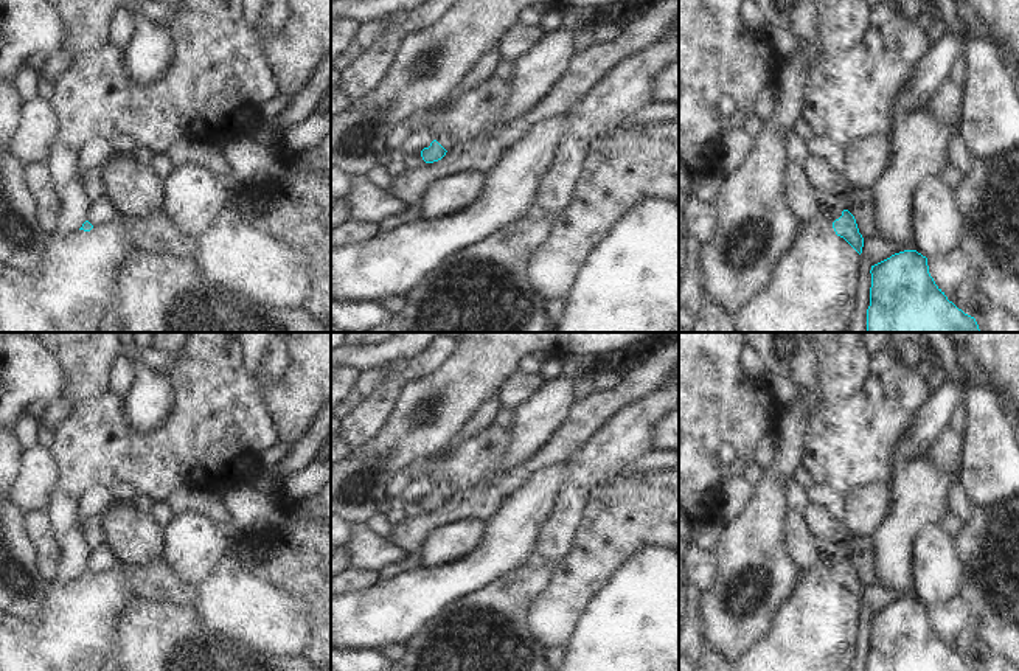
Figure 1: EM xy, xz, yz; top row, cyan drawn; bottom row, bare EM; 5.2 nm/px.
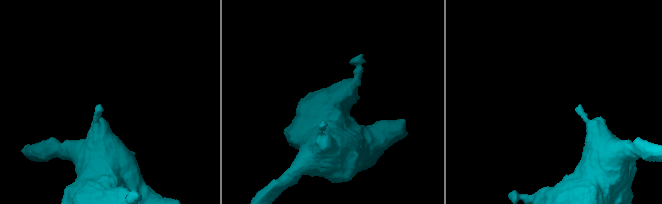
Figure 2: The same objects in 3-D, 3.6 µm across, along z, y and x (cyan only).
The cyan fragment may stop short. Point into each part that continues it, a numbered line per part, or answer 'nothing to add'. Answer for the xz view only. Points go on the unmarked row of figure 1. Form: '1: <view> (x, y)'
1: xz (448, 488)

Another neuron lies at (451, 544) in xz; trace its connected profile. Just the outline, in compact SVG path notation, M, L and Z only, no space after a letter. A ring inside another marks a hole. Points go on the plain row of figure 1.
M460 520L435 530L421 550L423 567L435 568L463 561L480 548L489 530L489 520Z

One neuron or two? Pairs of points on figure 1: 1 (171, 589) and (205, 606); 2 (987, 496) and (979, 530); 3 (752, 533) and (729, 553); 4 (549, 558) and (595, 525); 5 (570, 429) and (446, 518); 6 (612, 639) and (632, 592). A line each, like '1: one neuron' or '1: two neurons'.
1: two neurons
2: two neurons
3: one neuron
4: two neurons
5: one neuron
6: one neuron

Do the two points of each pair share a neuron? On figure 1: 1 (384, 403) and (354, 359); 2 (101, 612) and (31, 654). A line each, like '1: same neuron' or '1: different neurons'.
1: different neurons
2: same neuron

